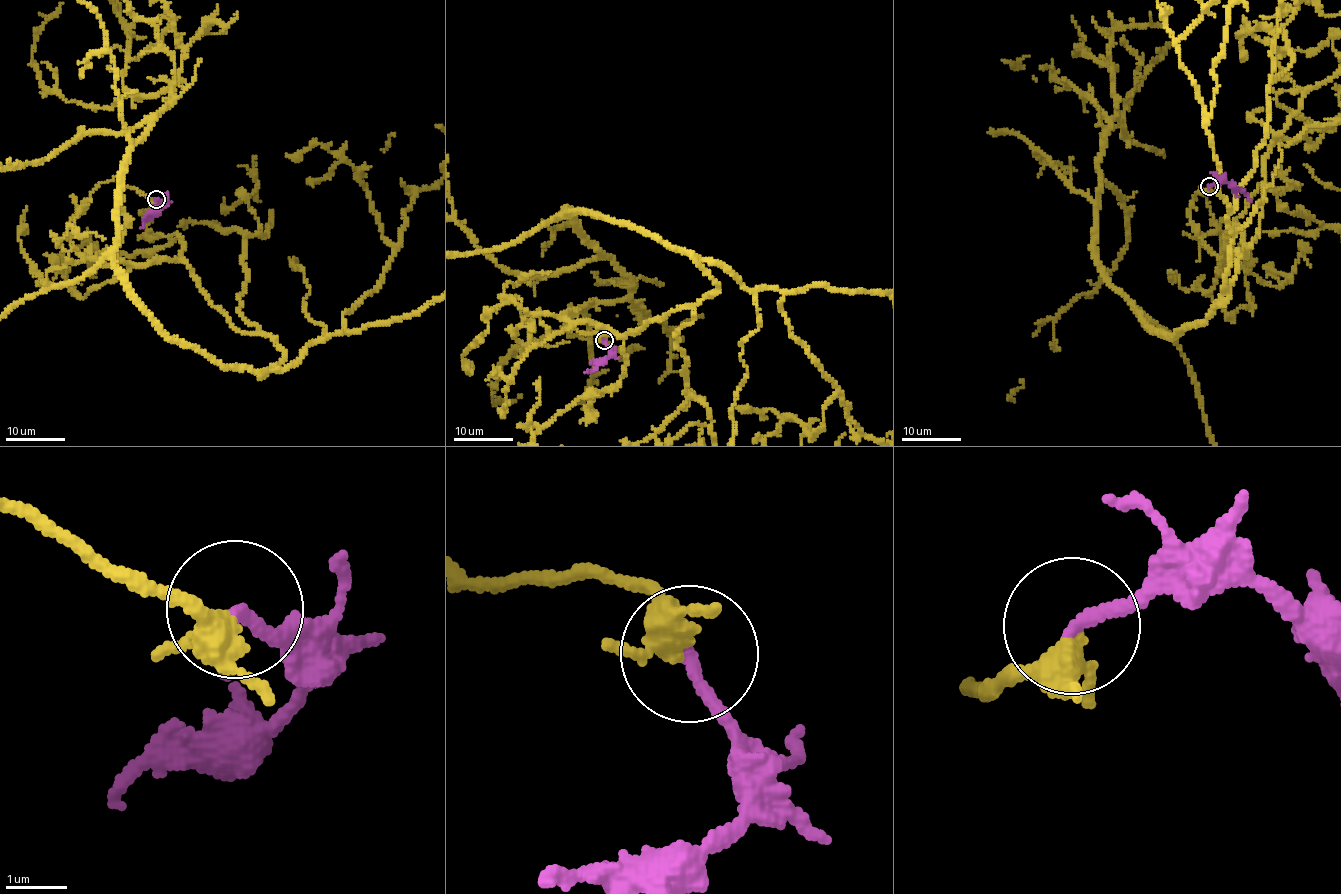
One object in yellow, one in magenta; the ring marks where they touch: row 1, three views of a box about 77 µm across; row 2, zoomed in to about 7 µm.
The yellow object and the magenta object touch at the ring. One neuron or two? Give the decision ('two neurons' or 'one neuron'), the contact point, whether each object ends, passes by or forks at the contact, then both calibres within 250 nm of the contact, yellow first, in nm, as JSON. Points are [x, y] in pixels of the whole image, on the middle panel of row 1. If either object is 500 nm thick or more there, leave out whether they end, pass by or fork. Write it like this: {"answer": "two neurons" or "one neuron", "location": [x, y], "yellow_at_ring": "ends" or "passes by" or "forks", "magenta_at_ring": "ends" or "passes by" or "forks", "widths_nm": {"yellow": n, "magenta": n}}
{"answer": "one neuron", "location": [604, 340], "yellow_at_ring": "forks", "magenta_at_ring": "ends", "widths_nm": {"yellow": 320, "magenta": 200}}

